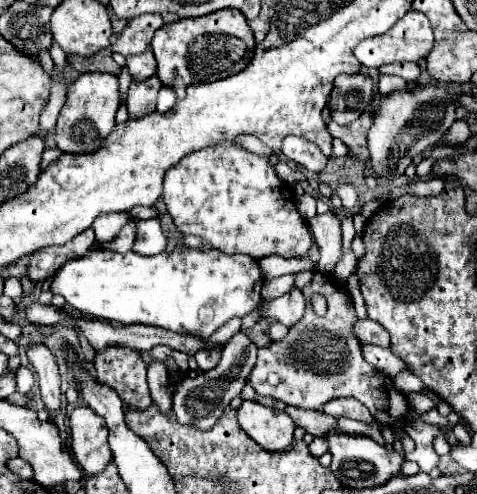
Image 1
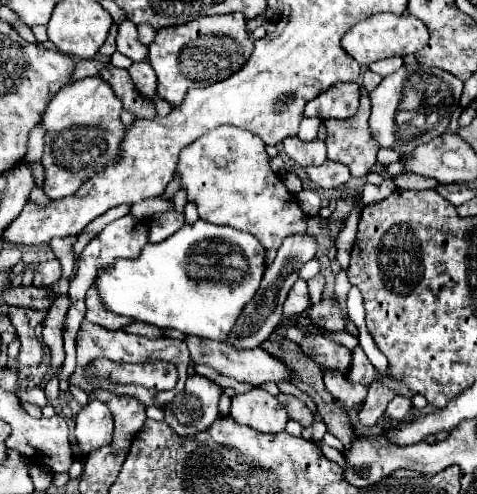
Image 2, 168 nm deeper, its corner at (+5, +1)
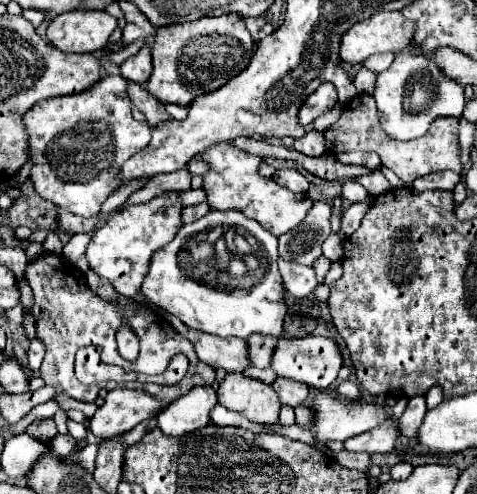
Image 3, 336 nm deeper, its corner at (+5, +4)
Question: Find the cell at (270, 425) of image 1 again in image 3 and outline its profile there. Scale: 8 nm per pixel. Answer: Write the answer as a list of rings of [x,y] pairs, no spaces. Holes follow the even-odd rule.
[[[227,374],[219,384],[219,404],[257,424],[275,424],[281,402],[269,384],[245,374]]]

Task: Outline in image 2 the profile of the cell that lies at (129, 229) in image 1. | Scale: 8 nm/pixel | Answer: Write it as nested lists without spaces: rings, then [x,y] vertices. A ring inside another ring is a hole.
[[[125,215],[113,223],[109,223],[97,237],[91,239],[91,243],[83,249],[83,253],[79,255],[79,261],[77,261],[77,273],[71,281],[71,287],[69,287],[69,301],[75,303],[79,299],[85,297],[87,289],[91,287],[91,281],[95,279],[95,273],[97,269],[105,267],[107,263],[111,263],[113,259],[117,257],[125,257],[125,259],[131,259],[131,257],[137,257],[141,253],[141,247],[147,243],[147,233],[149,233],[149,221],[143,221],[143,219],[135,219],[131,215]]]

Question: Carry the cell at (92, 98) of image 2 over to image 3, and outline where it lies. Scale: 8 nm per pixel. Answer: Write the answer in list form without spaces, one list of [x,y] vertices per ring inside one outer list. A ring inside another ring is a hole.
[[[107,76],[87,94],[41,100],[23,116],[29,136],[29,162],[33,162],[29,178],[41,198],[71,214],[91,218],[119,190],[117,174],[123,162],[143,150],[151,138],[151,126],[131,116],[127,84],[123,76]]]

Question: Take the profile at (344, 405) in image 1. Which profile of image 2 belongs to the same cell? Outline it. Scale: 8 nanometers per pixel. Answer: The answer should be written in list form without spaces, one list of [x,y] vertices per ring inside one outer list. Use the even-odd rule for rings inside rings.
[[[327,373],[325,387],[331,393],[335,401],[339,401],[347,411],[359,409],[365,403],[367,397],[367,387],[361,383],[351,383],[347,381],[341,373]]]

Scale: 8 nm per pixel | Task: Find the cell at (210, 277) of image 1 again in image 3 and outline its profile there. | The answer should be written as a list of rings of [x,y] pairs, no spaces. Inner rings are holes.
[[[215,210],[191,224],[185,224],[173,242],[155,252],[149,274],[143,282],[143,296],[147,296],[147,300],[157,304],[159,308],[175,314],[189,328],[203,330],[207,334],[223,338],[237,336],[243,340],[251,334],[283,338],[283,316],[287,314],[287,302],[283,296],[283,280],[277,270],[277,260],[277,238],[269,234],[259,222],[247,218],[239,210]],[[217,226],[229,226],[233,230],[249,232],[261,244],[265,260],[261,262],[261,266],[257,266],[257,270],[253,270],[253,282],[243,282],[247,278],[241,278],[241,282],[211,282],[211,260],[207,260],[205,254],[199,256],[197,248],[203,248],[203,240],[207,240],[207,236],[203,234]]]

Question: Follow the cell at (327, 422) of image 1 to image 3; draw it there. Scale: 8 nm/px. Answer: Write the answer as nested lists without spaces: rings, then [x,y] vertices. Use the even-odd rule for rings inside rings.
[[[277,378],[271,386],[277,392],[281,404],[287,404],[287,406],[303,404],[307,400],[307,396],[309,396],[307,384],[295,382],[295,380],[289,380],[289,378]]]

